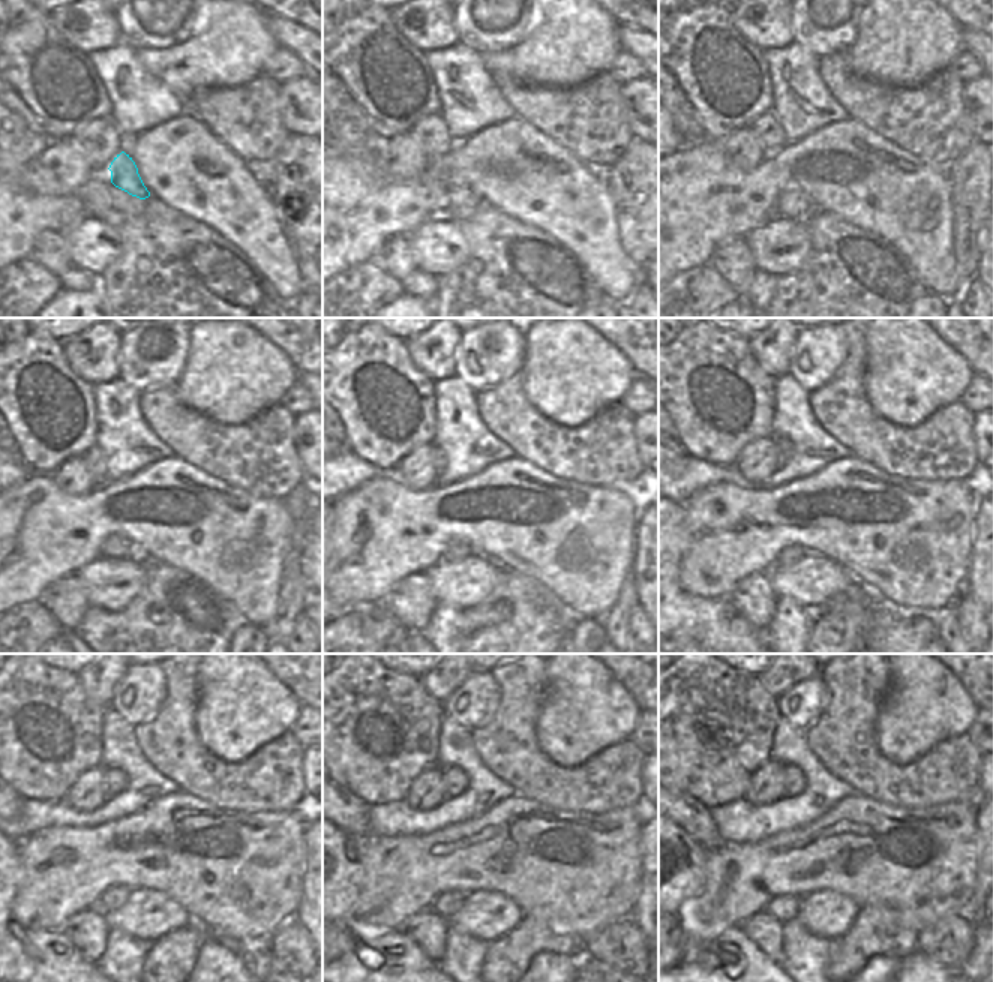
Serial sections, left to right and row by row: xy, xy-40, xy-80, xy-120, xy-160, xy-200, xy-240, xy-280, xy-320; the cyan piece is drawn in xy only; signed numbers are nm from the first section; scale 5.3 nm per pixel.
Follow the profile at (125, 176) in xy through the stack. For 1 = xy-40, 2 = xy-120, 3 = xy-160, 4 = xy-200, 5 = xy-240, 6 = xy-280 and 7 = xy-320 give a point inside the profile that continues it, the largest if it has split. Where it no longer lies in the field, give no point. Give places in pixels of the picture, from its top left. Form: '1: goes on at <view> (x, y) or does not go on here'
1: goes on at xy-40 (461, 201)
2: goes on at xy-120 (116, 546)
3: goes on at xy-160 (456, 550)
4: goes on at xy-200 (788, 556)
5: goes on at xy-240 (116, 897)
6: goes on at xy-280 (449, 903)
7: goes on at xy-320 (783, 907)

